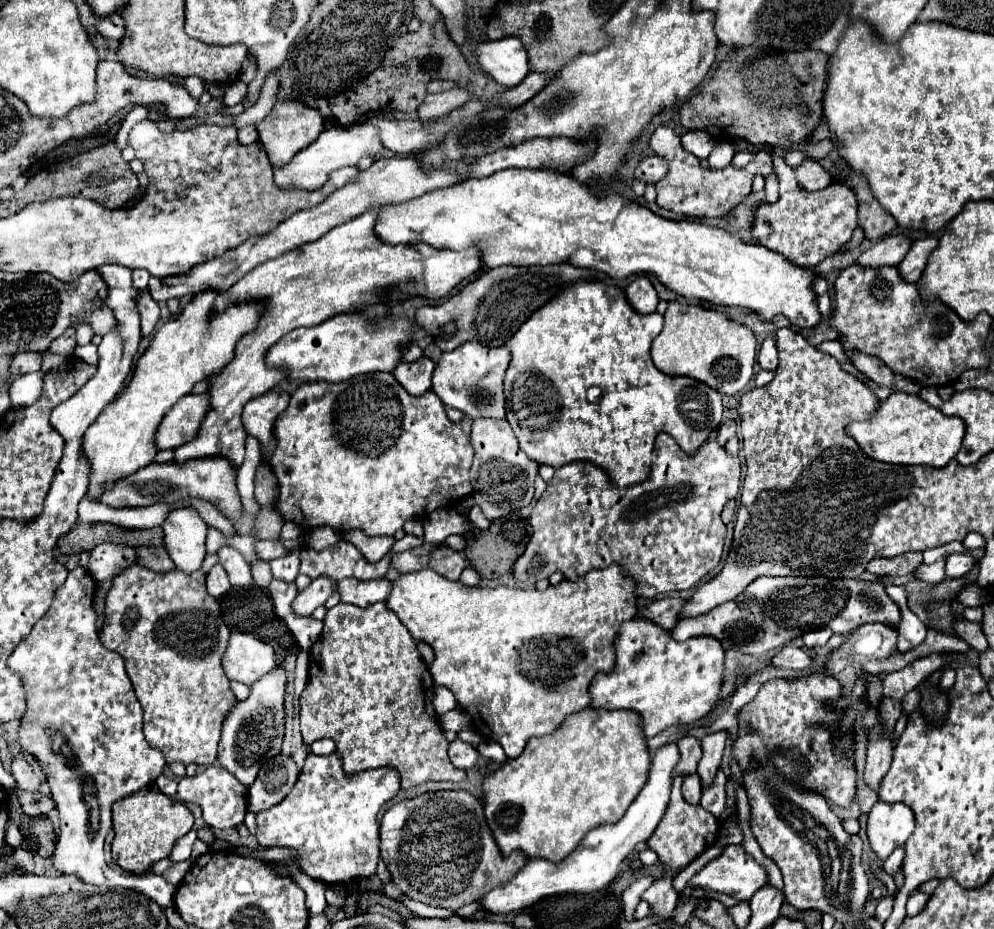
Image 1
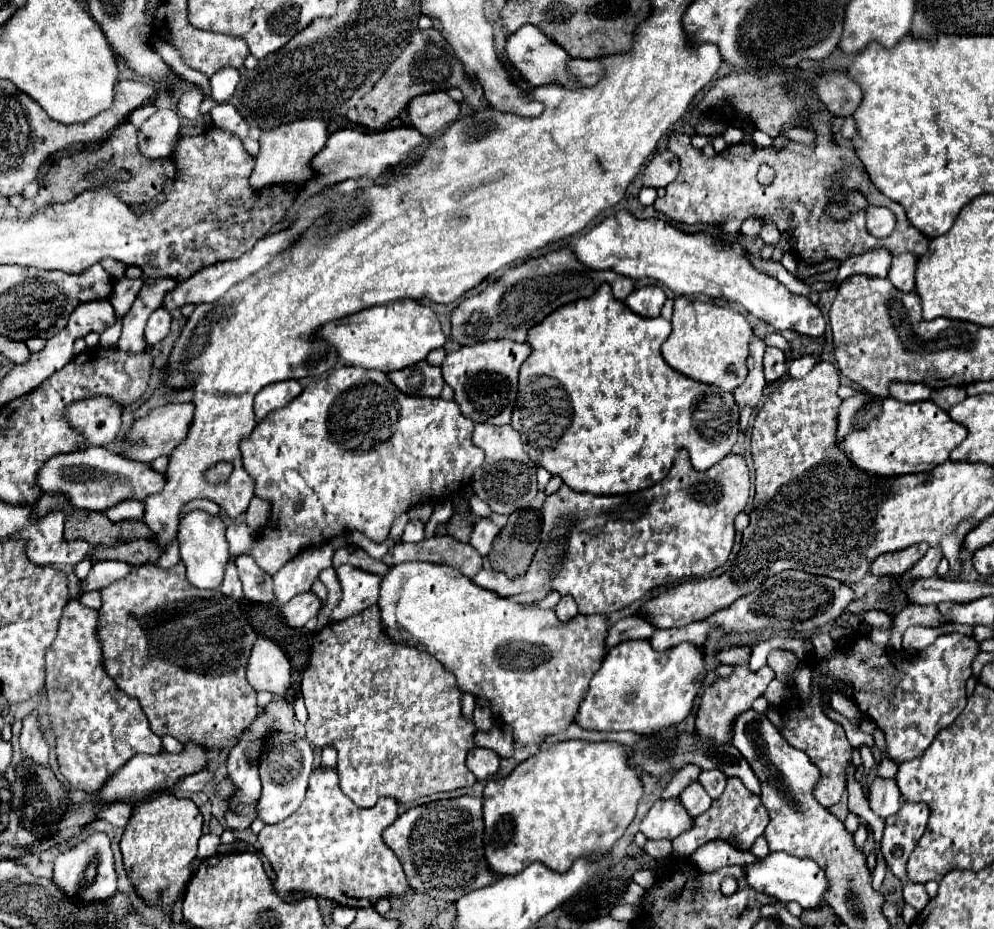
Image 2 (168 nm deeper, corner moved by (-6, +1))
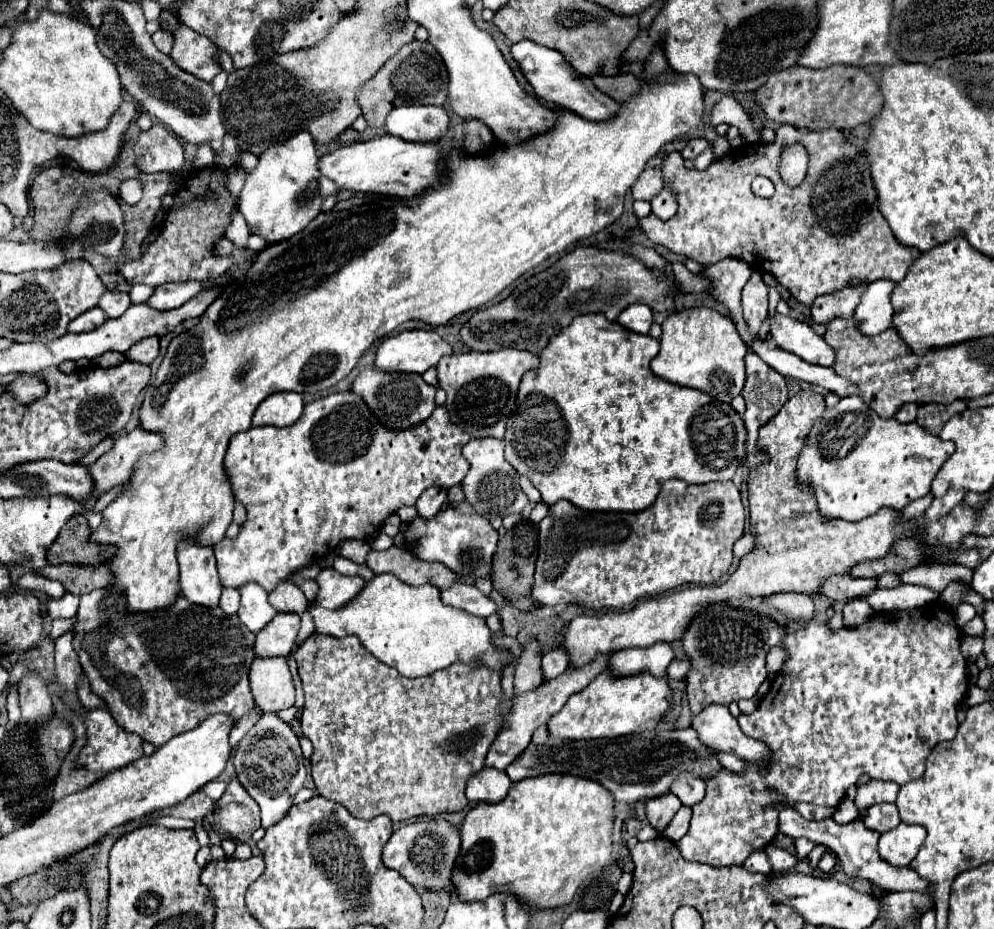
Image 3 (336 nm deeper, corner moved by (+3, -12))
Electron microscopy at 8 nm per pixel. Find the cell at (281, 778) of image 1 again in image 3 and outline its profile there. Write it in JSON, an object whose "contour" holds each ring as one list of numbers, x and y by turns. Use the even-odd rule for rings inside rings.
{"contour":[[262,714,260,720,250,728,250,732,240,740,234,766,240,784,260,806,262,828,268,830,282,822,282,818,292,808,294,796,304,786,306,778,304,756,298,744,298,736,292,732,290,724,282,722,276,714]]}

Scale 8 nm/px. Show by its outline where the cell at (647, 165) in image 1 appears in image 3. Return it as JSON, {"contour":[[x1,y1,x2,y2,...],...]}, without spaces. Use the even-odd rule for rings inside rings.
{"contour":[[662,154,654,156,636,184,632,186,632,196,634,200,652,200,658,192,662,190]]}

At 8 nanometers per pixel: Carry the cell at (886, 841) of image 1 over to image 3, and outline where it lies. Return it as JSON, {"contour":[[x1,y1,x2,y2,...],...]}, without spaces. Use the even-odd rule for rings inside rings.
{"contour":[[900,822,900,826,880,834,878,840,880,858,890,866,908,866,918,854,918,848,922,846,924,838,926,838,924,826,910,826]]}

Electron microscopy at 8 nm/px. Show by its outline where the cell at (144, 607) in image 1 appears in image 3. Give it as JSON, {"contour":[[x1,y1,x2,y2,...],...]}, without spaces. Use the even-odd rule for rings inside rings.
{"contour":[[106,588,104,590,94,590,86,596,80,598,80,608,78,608,78,624,74,628,74,650,80,658,80,664,86,672,86,678,90,682,90,690,100,696,106,704,108,704,108,710,112,714,112,718,124,726,124,730,128,732,134,732,138,734,144,742,150,742,154,744,156,748,160,748,162,744,166,744,174,734,182,734,186,730,192,730,194,726,202,724,208,716,212,714,228,714,228,716,246,716,250,712,254,712,254,700,252,700,252,694,250,694,250,688,248,688,248,670,250,670,250,662,254,658,254,634,250,634,250,630,246,626,242,626,242,622,238,620,238,616,228,616,222,608,214,606,214,608,208,608,208,606,198,606,198,604,190,604,184,596,178,596,170,606,162,608,162,610,154,610,154,612,130,612,124,608,122,604,122,596,116,598,116,608,100,608,100,602,102,598,106,596]]}

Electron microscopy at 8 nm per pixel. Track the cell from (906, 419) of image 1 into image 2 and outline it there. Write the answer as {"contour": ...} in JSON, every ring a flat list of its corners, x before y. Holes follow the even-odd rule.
{"contour":[[859,391,845,399,837,409,837,445,847,453,847,459,865,473,877,477,901,477,931,473,937,465,949,459,949,453,967,437,967,429,955,423,933,401,901,403,893,397,881,399,877,417,877,397]]}

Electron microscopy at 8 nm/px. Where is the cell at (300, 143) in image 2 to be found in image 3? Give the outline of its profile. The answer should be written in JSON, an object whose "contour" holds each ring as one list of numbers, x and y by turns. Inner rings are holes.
{"contour":[[300,132,294,138,290,138,284,144,276,144,270,146,266,152,262,152,258,156,258,164,256,168,248,174,246,184,238,196,238,210,242,212,242,216,246,218,252,234,258,234,262,238,266,238,268,244,276,244,282,240,288,240,290,236,298,234,300,230,304,230,308,226,310,220,314,220,320,214,320,204,326,196,334,194,334,184,322,176,316,168,318,156,316,156,316,142,312,138,310,132]]}

